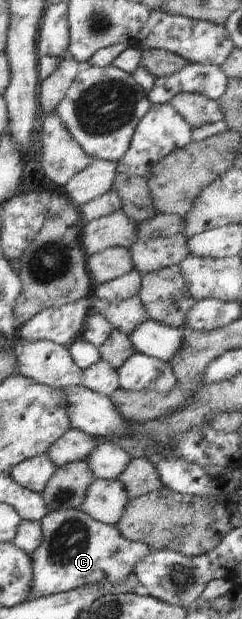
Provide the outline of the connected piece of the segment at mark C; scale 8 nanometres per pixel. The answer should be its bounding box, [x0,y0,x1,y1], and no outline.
[25,508,155,601]

